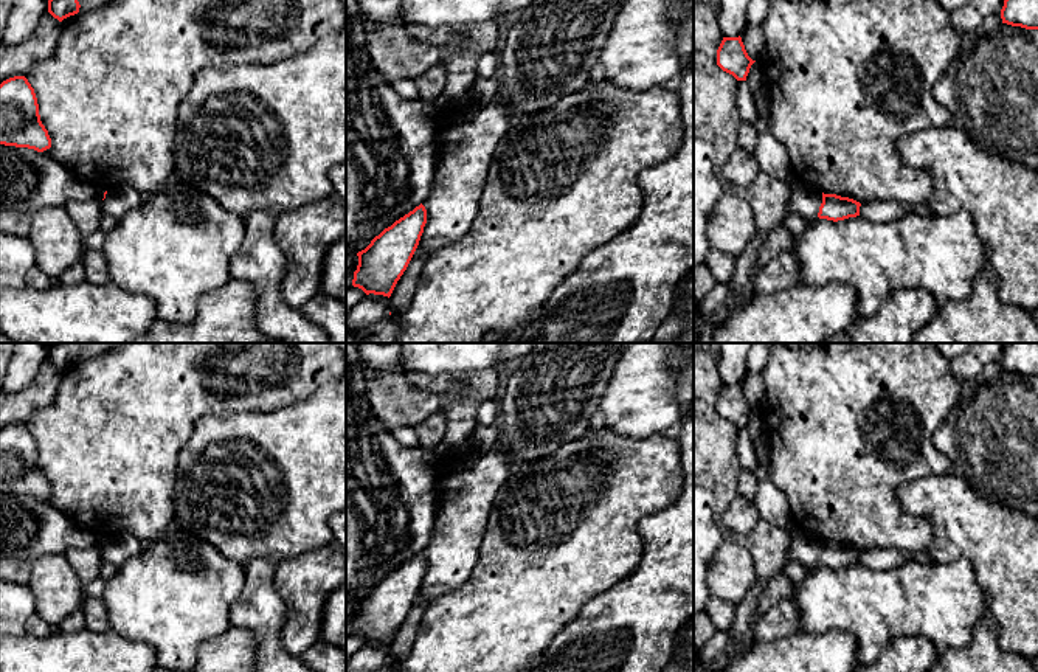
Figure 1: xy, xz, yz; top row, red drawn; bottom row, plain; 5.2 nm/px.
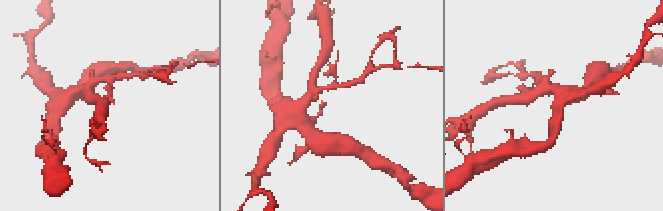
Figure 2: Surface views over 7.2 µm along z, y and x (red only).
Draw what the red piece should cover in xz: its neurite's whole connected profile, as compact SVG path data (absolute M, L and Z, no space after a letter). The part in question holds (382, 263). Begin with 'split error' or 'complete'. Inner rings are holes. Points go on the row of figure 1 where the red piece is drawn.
complete; M420 203L375 236L365 250L357 253L358 265L352 286L366 295L389 298L419 245L425 223L427 210Z

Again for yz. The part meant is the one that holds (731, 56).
complete; M723 37L717 50L717 65L732 74L737 81L746 81L753 61L742 42L742 37Z

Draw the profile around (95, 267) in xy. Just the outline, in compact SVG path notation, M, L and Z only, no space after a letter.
M85 248L82 264L84 264L84 278L87 282L93 282L98 286L110 282L109 265L102 253L95 251L92 248Z

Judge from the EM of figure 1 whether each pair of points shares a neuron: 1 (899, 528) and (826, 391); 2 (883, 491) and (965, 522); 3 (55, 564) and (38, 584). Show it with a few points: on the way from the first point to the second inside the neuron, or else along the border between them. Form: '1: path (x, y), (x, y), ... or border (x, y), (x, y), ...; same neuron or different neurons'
1: path (864, 494), (843, 472), (843, 426); same neuron
2: border (927, 475), (899, 489), (897, 503), (906, 514); different neurons
3: path (53, 568), (42, 579); same neuron

